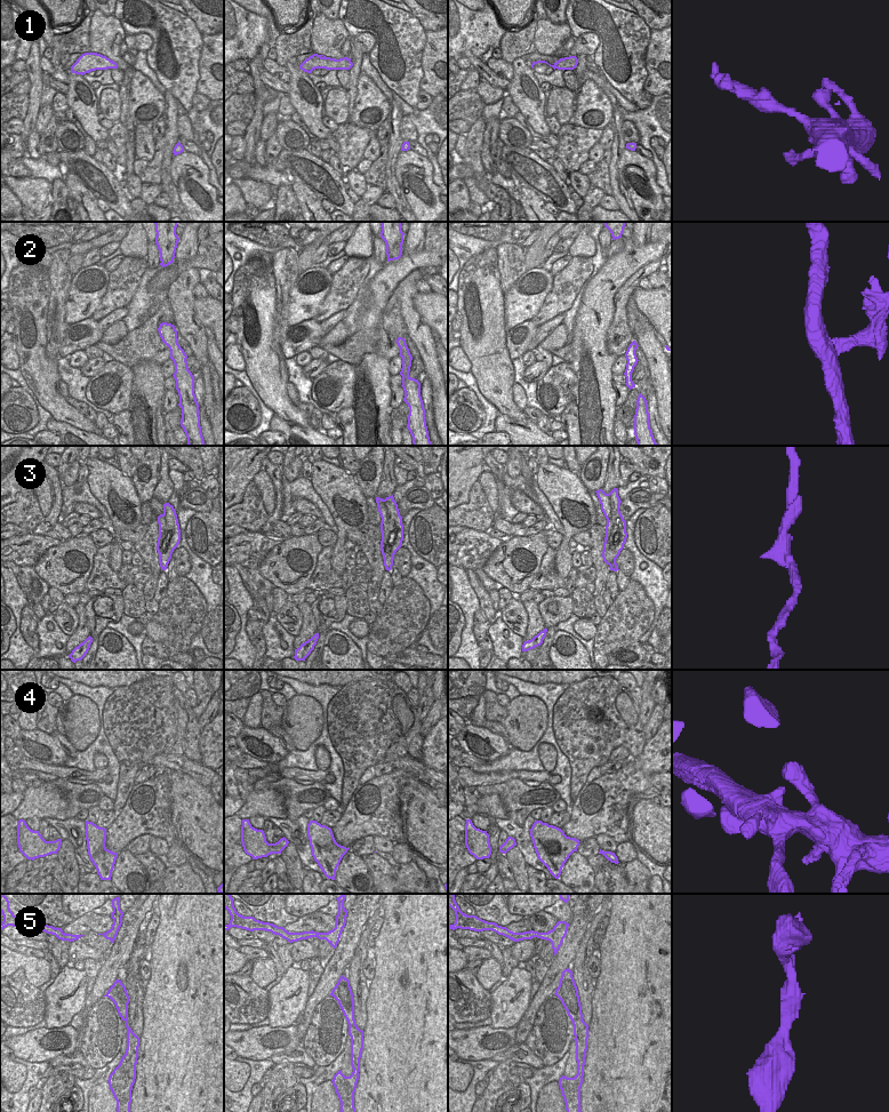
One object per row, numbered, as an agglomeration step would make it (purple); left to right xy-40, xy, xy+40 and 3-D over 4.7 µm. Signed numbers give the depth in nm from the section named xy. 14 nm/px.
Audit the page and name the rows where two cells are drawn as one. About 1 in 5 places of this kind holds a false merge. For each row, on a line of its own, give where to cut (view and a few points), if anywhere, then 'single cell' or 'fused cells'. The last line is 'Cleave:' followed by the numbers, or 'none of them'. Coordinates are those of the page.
1: no cut; single cell
2: cut in xy+40 along (625, 375), (634, 385); fused cells
3: no cut; single cell
4: no cut; single cell
5: no cut; single cell
Cleave: 2

